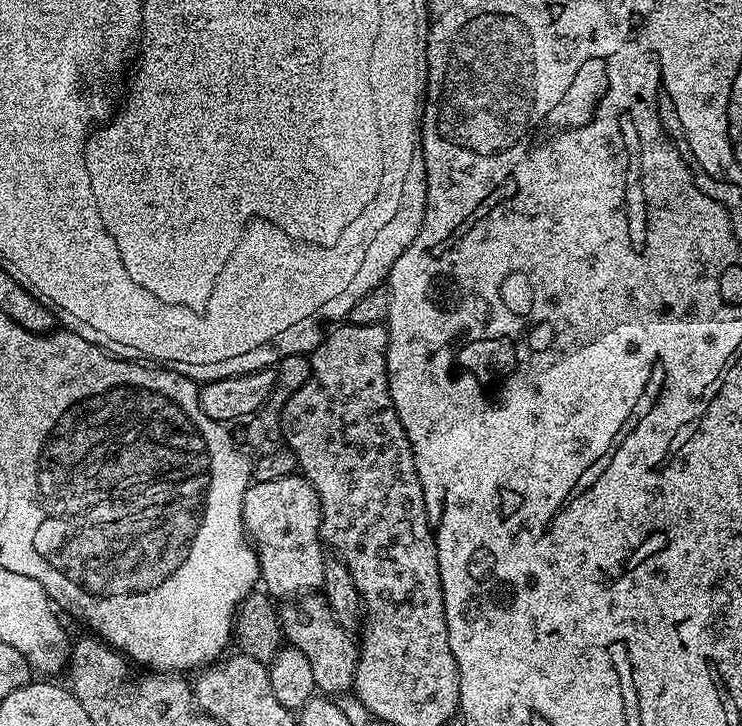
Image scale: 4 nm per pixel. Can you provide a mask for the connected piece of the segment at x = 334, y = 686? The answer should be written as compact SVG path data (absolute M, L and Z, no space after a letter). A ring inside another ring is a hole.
M305 594L289 599L285 608L279 609L280 631L291 647L302 650L314 673L317 689L324 694L345 694L353 691L352 683L356 663L360 657L358 644L351 640L349 629L343 628L334 618L327 600L320 594ZM336 692L336 693L332 693Z

